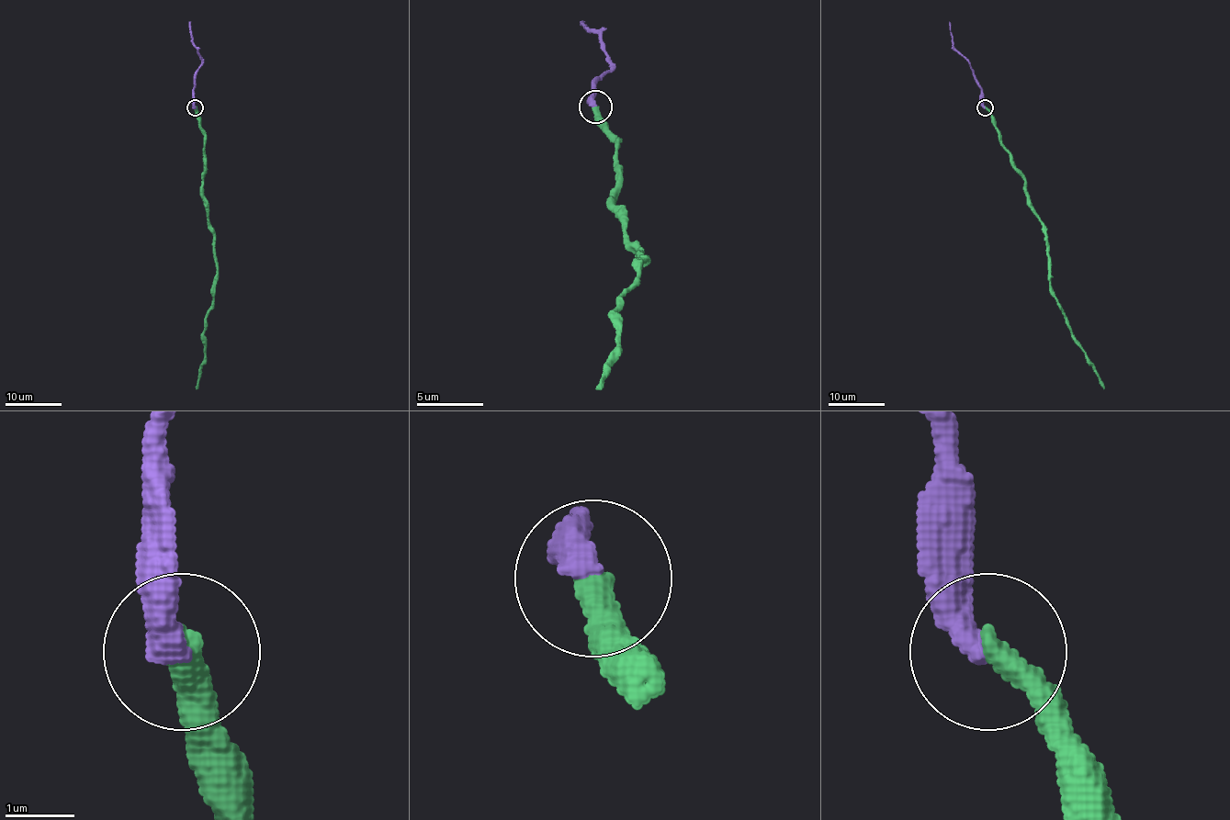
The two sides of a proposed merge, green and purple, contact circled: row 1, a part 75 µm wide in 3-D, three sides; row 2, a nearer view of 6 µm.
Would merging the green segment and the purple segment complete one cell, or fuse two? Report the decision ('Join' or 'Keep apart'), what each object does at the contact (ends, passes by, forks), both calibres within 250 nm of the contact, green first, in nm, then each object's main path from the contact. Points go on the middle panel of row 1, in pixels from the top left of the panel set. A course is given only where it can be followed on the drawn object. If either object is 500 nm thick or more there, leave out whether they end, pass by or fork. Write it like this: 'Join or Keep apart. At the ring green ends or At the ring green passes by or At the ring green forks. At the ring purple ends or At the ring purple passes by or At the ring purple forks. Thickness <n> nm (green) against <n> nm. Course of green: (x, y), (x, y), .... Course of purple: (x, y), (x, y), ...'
Join. At the ring green ends. At the ring purple ends. Thickness 440 nm (green) against 440 nm. Course of green: (594, 107), (614, 134), (614, 201), (625, 234), (644, 258), (614, 311), (617, 352), (597, 388). Course of purple: (594, 105), (591, 101), (591, 87), (611, 68), (604, 44), (581, 21)

